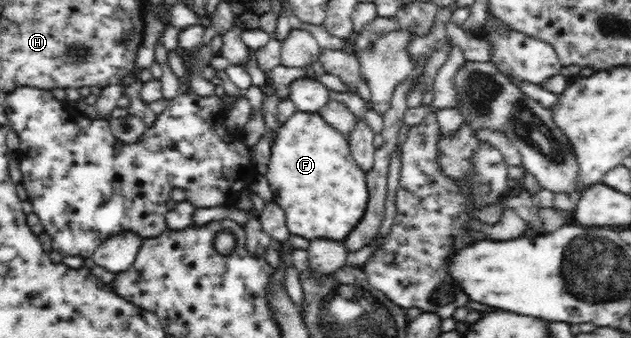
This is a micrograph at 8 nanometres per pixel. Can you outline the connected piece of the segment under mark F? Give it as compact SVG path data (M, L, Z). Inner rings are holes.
M297 110L278 128L273 138L265 177L274 193L273 203L284 210L290 234L304 237L309 241L314 239L344 241L352 233L352 229L360 223L368 203L366 175L352 157L347 136L330 126L318 112Z

